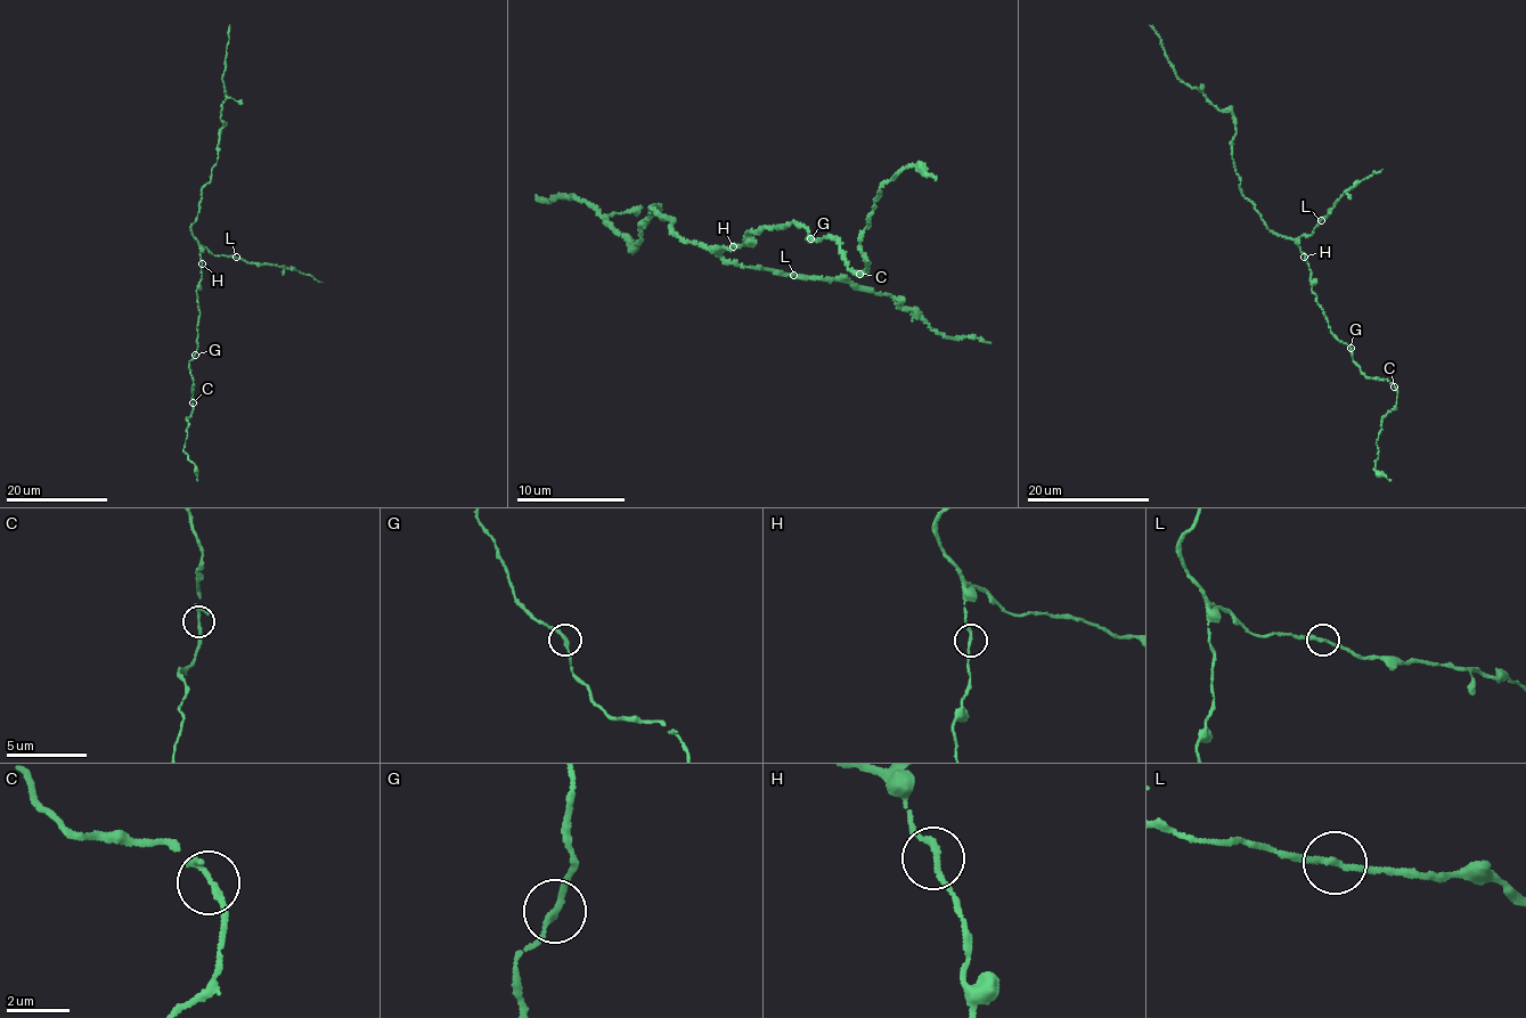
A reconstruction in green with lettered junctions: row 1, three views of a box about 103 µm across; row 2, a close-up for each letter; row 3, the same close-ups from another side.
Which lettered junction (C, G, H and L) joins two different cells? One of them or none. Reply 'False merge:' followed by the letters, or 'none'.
False merge: none

